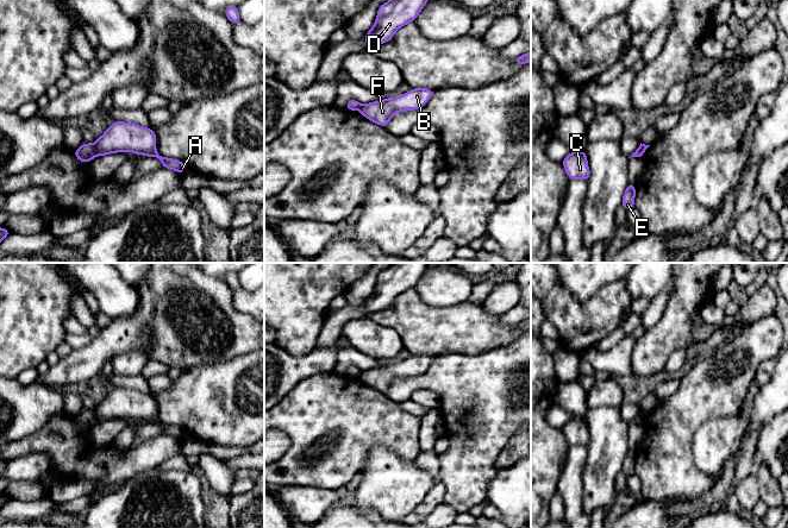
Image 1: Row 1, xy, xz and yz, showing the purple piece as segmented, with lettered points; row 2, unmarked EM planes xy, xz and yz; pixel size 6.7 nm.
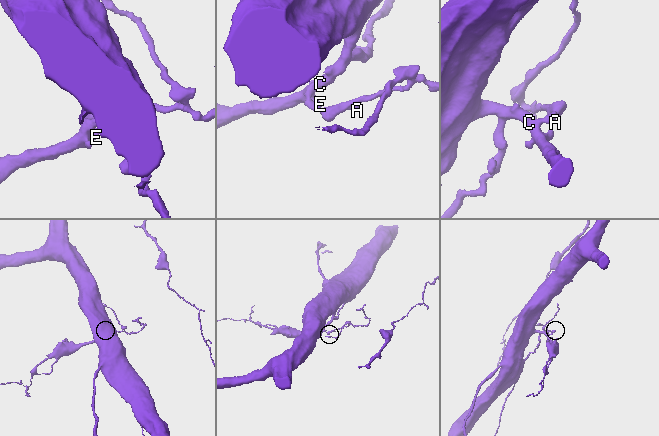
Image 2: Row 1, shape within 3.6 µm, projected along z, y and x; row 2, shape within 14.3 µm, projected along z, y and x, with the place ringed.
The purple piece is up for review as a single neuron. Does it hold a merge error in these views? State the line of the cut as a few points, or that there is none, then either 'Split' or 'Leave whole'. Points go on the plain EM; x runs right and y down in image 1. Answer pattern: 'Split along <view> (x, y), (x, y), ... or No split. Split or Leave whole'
Split along xy (93, 410), (98, 420). Split

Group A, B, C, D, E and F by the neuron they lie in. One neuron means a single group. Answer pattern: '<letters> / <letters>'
A B F / C D E

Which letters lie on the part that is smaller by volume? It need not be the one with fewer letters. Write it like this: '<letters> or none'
A, B, F

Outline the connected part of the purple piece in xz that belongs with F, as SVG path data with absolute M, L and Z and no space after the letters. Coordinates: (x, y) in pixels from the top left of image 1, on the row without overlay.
M414 354L395 364L387 364L381 367L362 371L359 378L370 388L387 394L395 379L421 375L432 364L433 359L433 356Z

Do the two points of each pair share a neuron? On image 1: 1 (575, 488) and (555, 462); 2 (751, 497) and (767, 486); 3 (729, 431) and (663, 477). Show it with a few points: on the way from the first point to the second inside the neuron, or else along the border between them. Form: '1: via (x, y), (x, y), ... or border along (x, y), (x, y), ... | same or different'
1: border along (563, 469), (556, 489) | different
2: border along (752, 472), (757, 478), (760, 498) | different
3: border along (698, 428), (693, 460), (712, 477) | different

